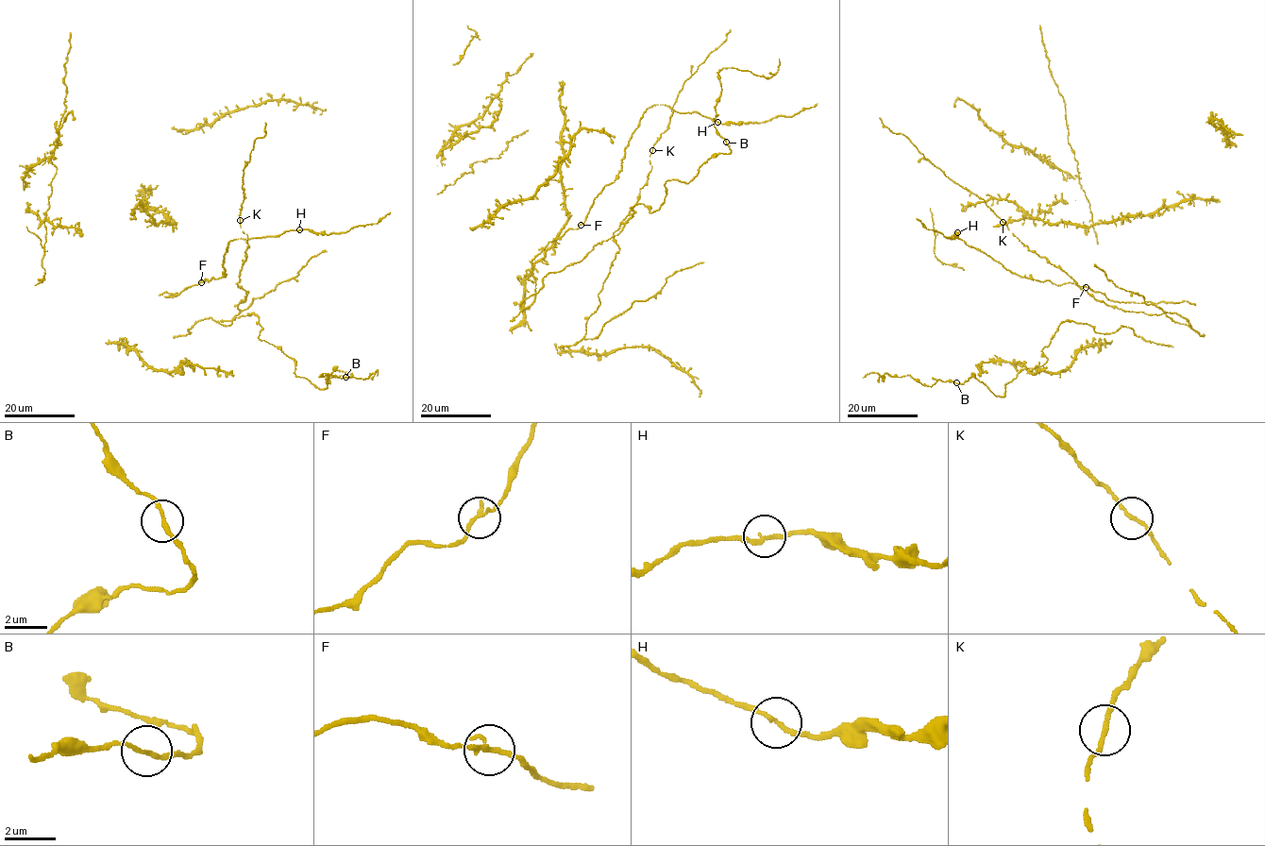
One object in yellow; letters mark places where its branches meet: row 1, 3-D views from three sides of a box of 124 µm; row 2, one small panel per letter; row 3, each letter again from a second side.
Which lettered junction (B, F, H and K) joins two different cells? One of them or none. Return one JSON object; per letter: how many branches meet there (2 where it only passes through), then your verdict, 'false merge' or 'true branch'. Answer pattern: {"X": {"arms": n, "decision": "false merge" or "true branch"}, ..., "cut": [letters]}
{"B": {"arms": 2, "decision": "true branch"}, "F": {"arms": 2, "decision": "true branch"}, "H": {"arms": 2, "decision": "true branch"}, "K": {"arms": 2, "decision": "true branch"}, "cut": []}

